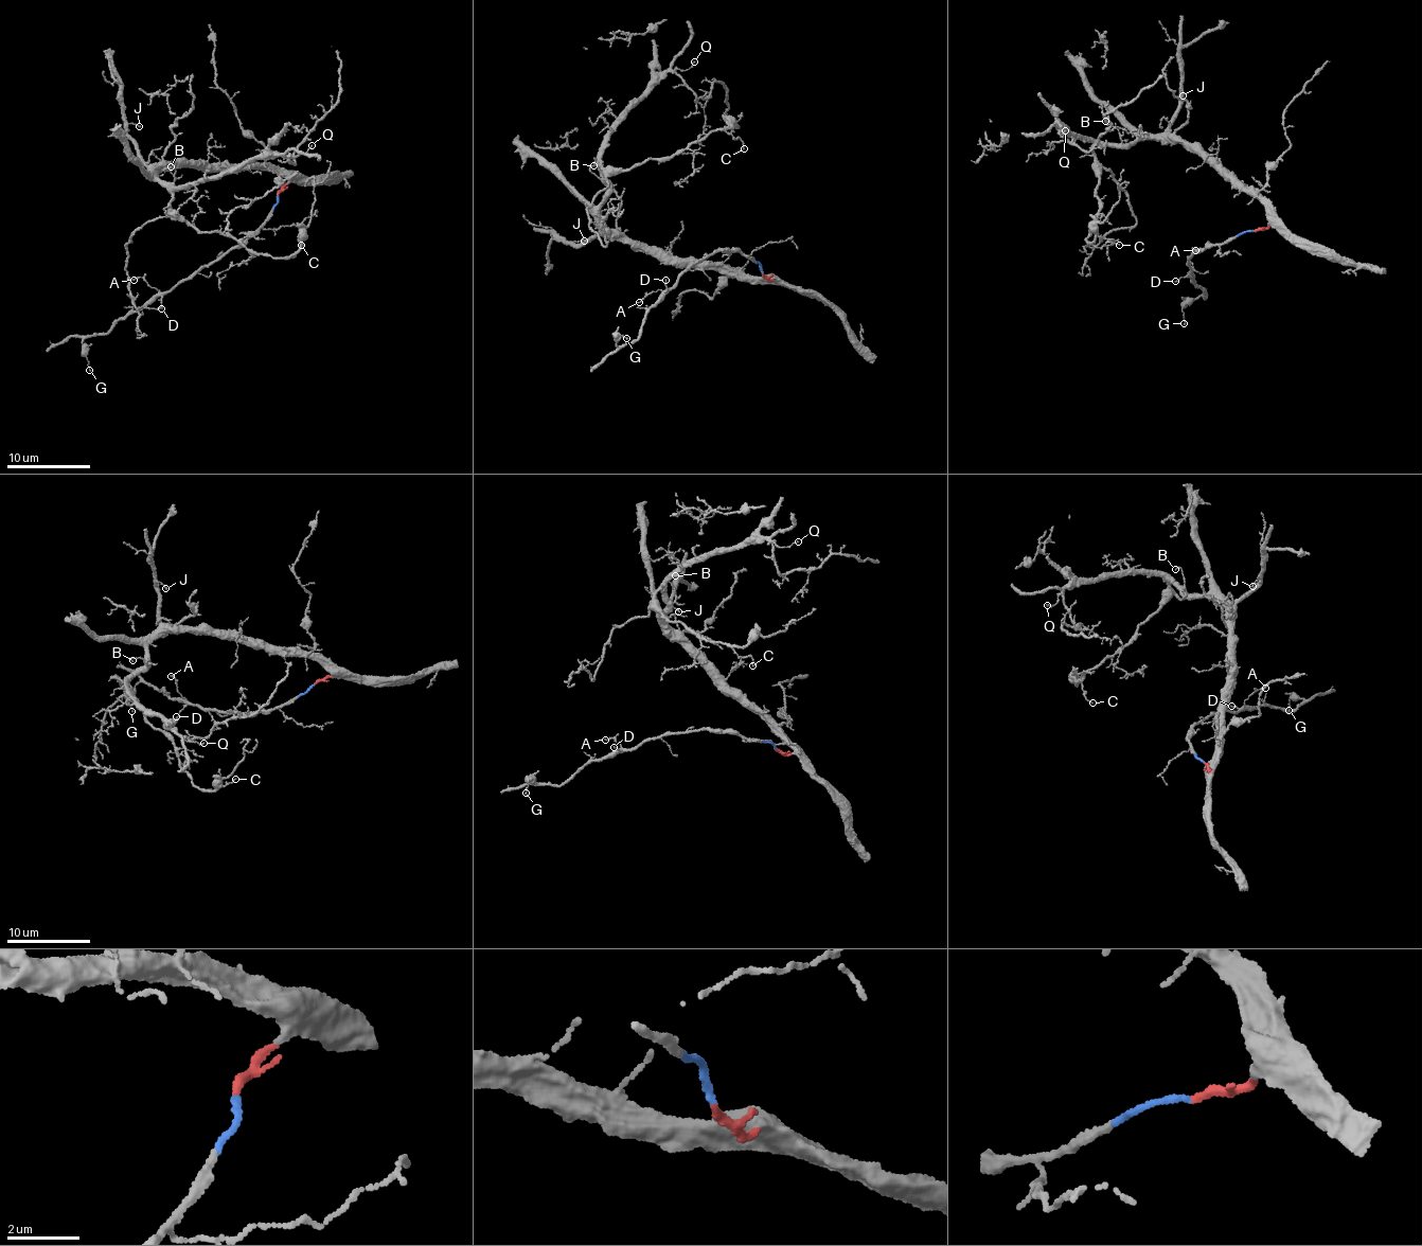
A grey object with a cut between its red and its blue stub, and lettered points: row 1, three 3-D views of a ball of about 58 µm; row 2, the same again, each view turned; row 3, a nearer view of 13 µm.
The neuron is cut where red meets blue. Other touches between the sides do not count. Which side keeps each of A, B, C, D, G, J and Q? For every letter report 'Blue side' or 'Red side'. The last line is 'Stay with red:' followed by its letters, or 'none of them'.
A: Blue side
B: Red side
C: Red side
D: Blue side
G: Blue side
J: Red side
Q: Red side
Stay with red: B, C, J, Q

